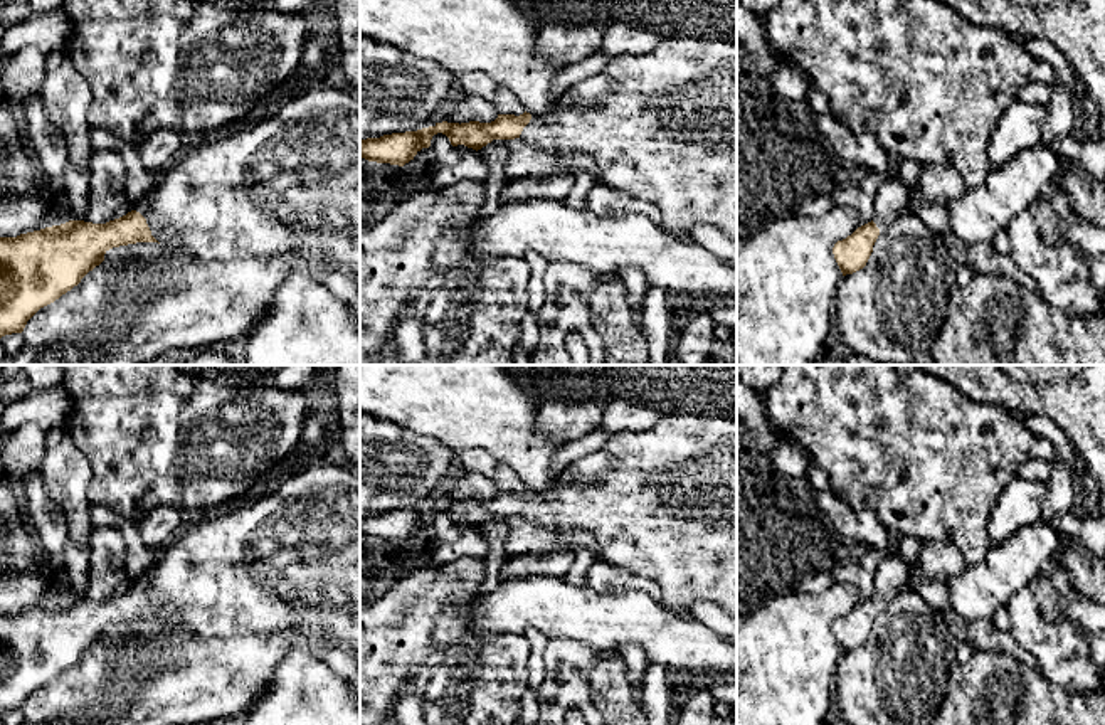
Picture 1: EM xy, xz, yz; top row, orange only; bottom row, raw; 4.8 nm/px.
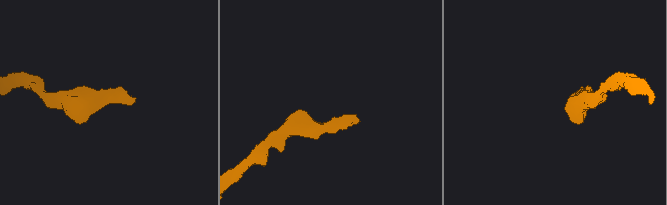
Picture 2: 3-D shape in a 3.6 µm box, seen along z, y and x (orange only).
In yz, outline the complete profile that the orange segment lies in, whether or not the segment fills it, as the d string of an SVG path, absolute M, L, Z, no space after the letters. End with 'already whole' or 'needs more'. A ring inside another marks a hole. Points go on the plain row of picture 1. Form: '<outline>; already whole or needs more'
M895 555L881 558L873 579L873 597L858 604L851 612L833 624L834 636L843 649L853 651L863 646L873 629L873 622L903 589L913 575L913 567Z; needs more

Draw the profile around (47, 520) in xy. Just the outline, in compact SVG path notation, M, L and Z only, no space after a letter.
M30 473L24 481L25 508L35 530L47 569L50 570L54 595L66 601L71 595L71 579L64 560L69 532L62 511L47 498L42 476Z

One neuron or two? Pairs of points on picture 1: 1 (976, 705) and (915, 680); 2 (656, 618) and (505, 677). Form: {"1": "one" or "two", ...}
{"1": "two", "2": "two"}

